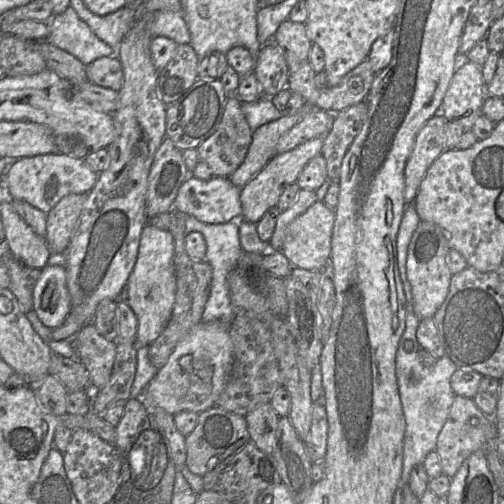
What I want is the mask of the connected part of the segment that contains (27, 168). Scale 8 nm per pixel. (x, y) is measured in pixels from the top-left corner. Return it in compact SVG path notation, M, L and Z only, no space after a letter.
M62 153L25 157L11 162L5 172L2 194L13 200L23 200L48 214L69 194L88 194L97 182L98 175L84 161Z

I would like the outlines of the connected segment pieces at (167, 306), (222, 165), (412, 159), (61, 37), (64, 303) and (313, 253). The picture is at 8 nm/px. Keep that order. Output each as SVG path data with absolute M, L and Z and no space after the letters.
M146 224L140 236L137 260L125 289L125 300L138 320L137 349L149 346L160 336L172 316L175 296L173 236L169 230Z
M236 94L228 95L217 130L197 147L198 157L208 164L213 177L229 177L244 161L252 141L252 132Z
M438 113L431 117L416 136L404 170L406 207L412 205L420 183L434 161L446 150L446 120Z
M71 6L63 13L52 16L49 21L49 29L50 34L47 41L72 54L86 66L101 57L117 56L115 50L99 39L91 28L78 17Z
M49 263L41 270L33 290L33 310L41 322L55 329L72 310L63 263Z
M317 200L287 227L281 252L293 266L305 270L324 270L329 265L335 210Z

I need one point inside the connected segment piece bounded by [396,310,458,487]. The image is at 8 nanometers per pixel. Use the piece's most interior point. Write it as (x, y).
(426, 395)

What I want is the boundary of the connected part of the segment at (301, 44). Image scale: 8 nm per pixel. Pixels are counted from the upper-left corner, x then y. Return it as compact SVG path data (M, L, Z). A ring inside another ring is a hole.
M289 19L280 24L272 42L281 49L290 72L308 59L312 46L307 36L306 25Z

